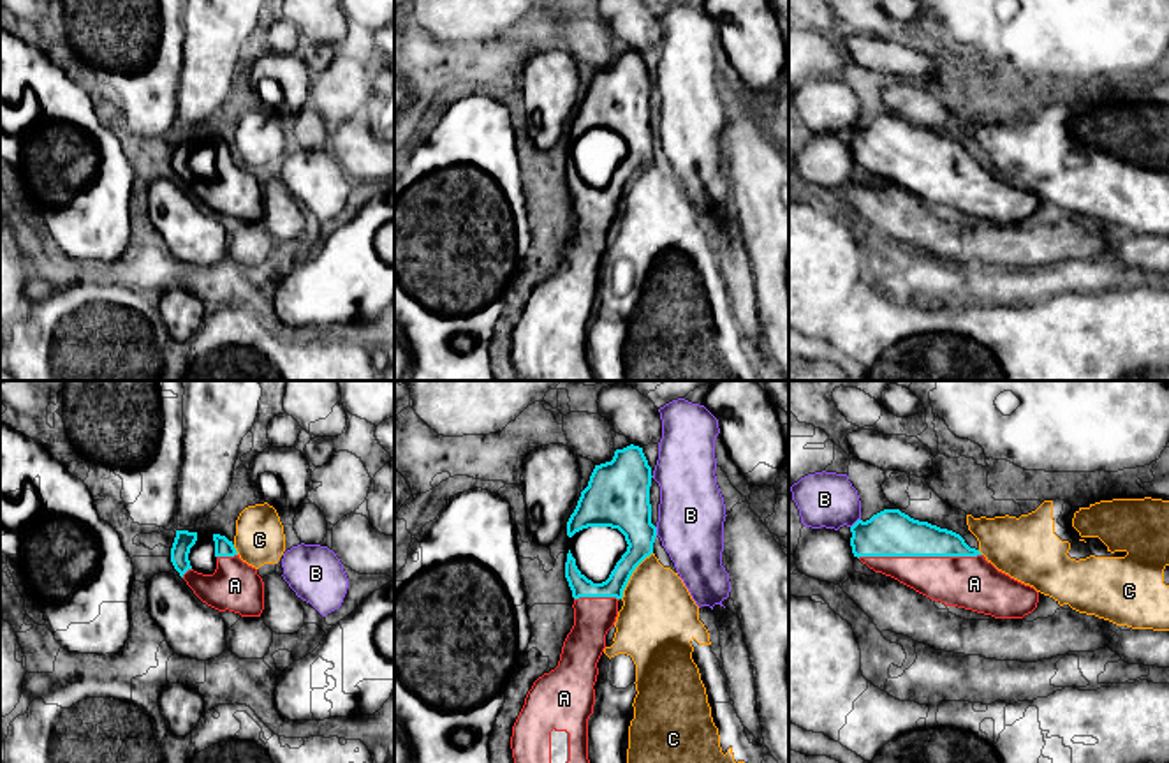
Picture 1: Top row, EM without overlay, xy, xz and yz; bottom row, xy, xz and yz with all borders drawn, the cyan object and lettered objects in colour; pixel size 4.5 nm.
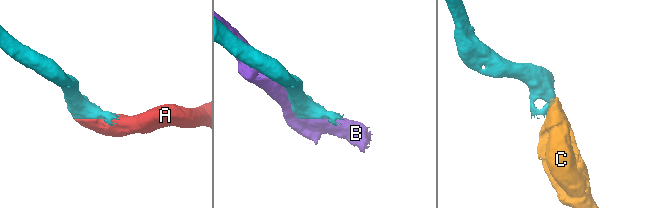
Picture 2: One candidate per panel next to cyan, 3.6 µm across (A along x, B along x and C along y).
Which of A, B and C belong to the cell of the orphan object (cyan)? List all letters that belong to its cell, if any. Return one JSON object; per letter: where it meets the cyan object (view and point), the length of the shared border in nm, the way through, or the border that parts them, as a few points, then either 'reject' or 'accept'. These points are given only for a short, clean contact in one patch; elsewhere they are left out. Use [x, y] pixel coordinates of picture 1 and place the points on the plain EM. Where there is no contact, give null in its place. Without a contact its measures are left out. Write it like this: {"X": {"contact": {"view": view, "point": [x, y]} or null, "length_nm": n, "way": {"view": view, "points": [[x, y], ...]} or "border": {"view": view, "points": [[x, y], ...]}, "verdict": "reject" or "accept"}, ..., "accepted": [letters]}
{"A": {"contact": {"view": "yz", "point": [919, 161]}, "length_nm": 550, "verdict": "accept"}, "B": {"contact": {"view": "yz", "point": [854, 129]}, "length_nm": 60, "verdict": "reject"}, "C": {"contact": {"view": "xz", "point": [631, 180]}, "length_nm": 260, "border": {"view": "xz", "points": [[652, 157], [636, 173], [620, 203]]}, "verdict": "reject"}, "accepted": ["A"]}

